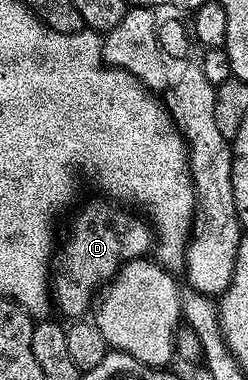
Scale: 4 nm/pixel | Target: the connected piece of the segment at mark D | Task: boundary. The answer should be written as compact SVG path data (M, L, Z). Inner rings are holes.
M115 204L88 205L76 217L72 230L68 233L68 242L59 246L54 257L54 268L50 273L50 292L54 298L54 305L57 310L68 316L68 319L80 319L89 312L98 290L111 281L112 277L120 270L120 266L126 261L134 261L145 256L144 253L153 246L154 237L149 226L143 221L138 221L128 213L115 209Z

